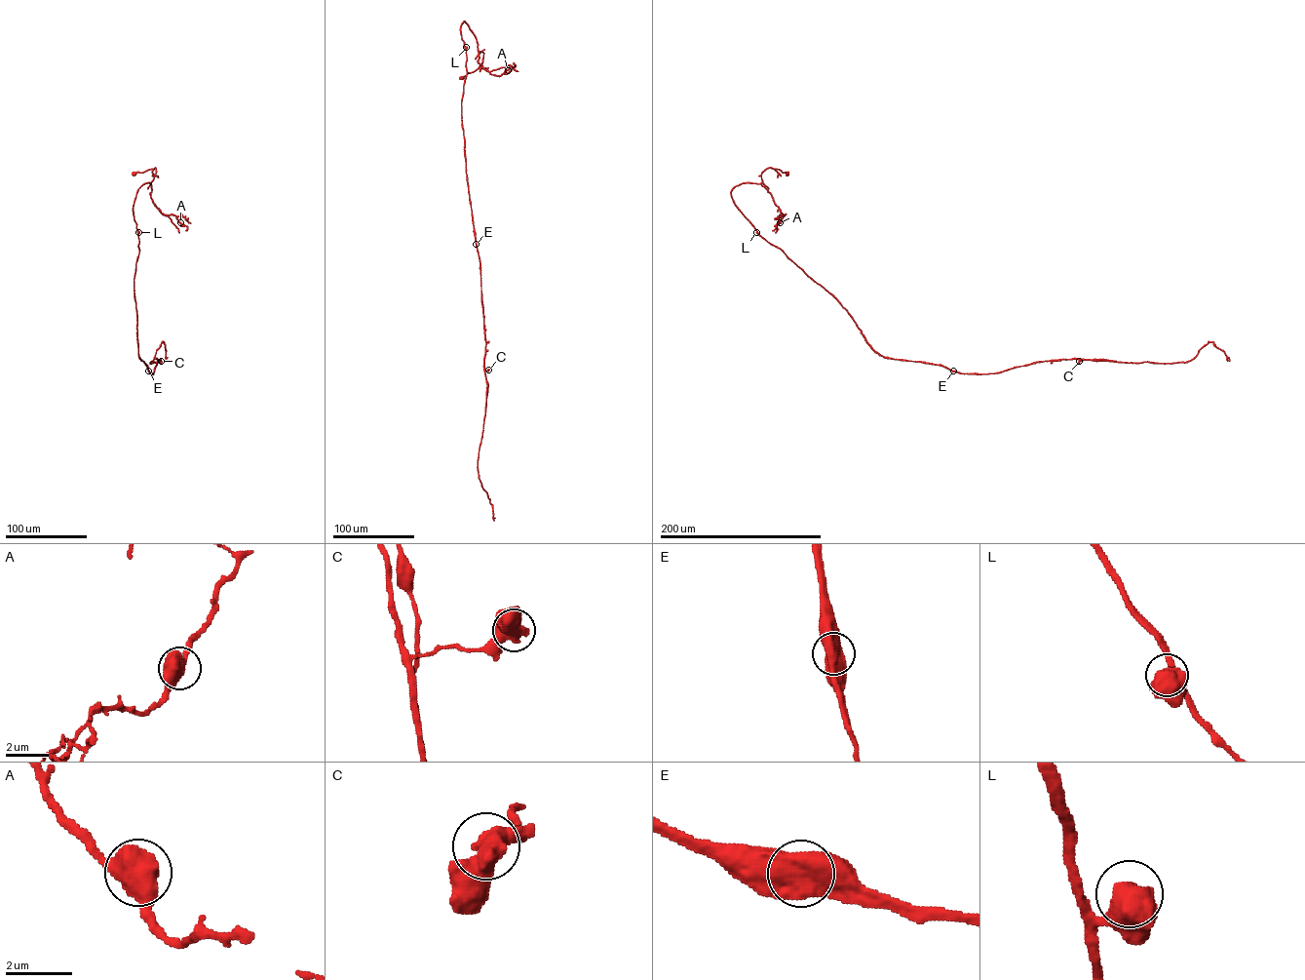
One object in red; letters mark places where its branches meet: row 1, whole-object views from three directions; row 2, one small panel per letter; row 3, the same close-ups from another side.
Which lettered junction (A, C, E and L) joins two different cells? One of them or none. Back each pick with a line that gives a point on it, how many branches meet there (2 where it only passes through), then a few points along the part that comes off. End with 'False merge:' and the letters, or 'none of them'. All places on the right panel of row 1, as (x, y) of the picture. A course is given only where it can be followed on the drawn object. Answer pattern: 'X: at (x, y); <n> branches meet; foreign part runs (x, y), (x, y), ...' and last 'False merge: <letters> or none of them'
E: at (953, 371); 2 branches meet; foreign part runs (953, 371), (988, 373), (1044, 361), (1076, 358), (1116, 361)
False merge: E

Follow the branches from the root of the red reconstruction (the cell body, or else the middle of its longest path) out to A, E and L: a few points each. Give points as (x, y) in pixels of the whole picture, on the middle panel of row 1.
A: (461, 78), (481, 64), (483, 53), (479, 52), (478, 62), (490, 74), (500, 76), (508, 70)
E: (461, 78), (478, 68), (483, 54), (465, 21), (462, 125), (476, 244)
L: (461, 78), (478, 68), (483, 54), (479, 53), (476, 38), (464, 21), (460, 31), (466, 47)

